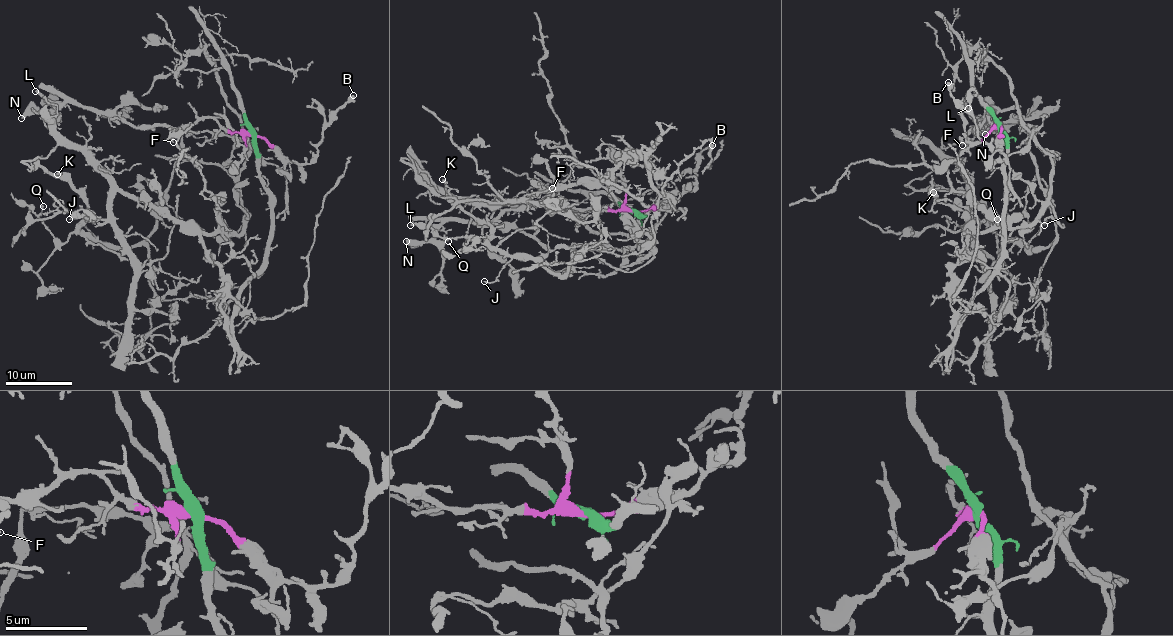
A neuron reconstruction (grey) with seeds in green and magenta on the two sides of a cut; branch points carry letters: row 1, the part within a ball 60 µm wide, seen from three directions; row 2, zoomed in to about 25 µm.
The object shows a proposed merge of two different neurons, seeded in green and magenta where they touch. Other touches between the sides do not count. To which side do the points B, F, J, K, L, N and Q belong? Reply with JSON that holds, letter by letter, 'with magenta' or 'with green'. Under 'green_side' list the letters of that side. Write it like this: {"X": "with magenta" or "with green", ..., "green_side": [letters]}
{"B": "with magenta", "F": "with magenta", "J": "with green", "K": "with green", "L": "with magenta", "N": "with magenta", "Q": "with green", "green_side": ["J", "K", "Q"]}

